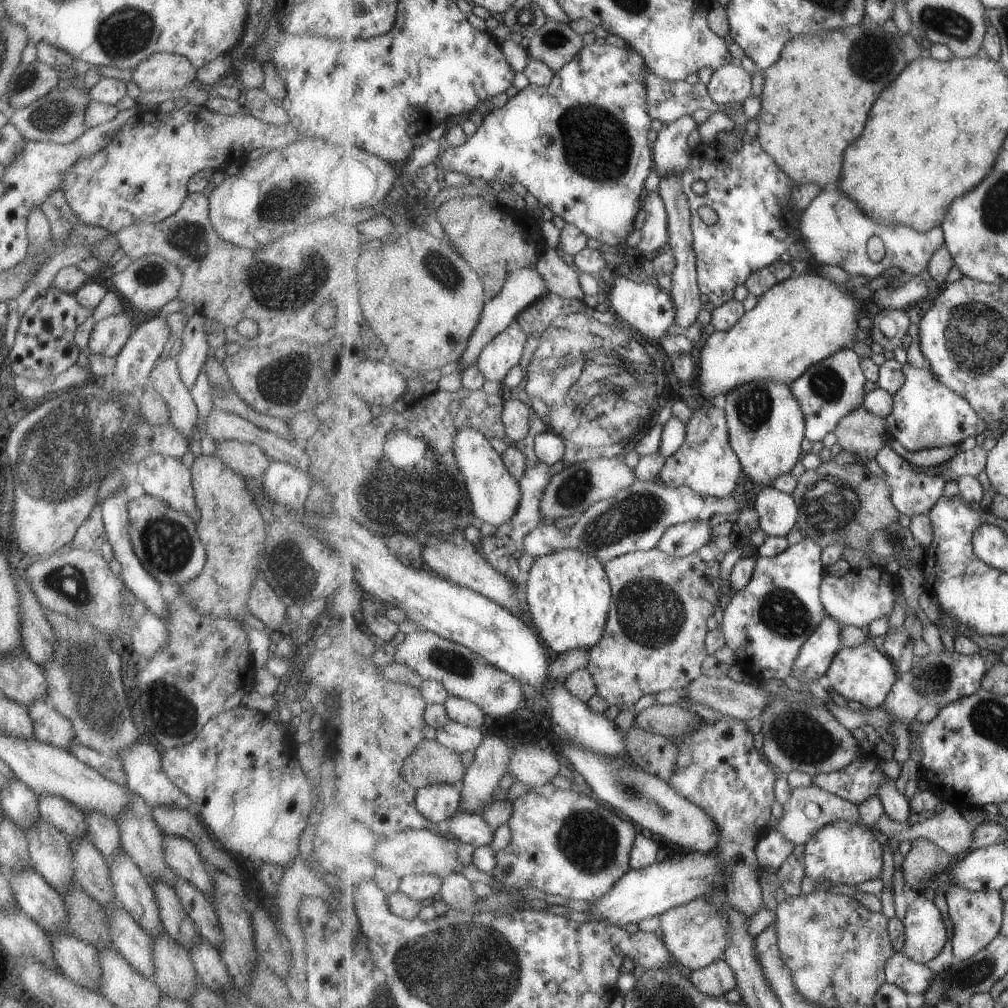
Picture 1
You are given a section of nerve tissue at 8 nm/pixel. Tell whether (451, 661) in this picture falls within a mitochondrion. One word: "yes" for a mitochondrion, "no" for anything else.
yes

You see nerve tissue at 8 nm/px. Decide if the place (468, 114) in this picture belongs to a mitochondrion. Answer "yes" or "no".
no

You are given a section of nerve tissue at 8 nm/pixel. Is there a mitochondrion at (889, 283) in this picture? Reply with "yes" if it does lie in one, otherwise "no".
no

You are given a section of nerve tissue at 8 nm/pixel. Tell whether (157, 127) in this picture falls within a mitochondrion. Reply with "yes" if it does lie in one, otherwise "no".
no

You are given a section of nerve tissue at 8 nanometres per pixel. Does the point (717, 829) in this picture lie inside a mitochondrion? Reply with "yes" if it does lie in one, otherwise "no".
no

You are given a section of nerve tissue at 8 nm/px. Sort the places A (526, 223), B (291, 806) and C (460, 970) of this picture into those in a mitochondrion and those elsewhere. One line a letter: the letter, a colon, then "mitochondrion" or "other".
A: other
B: other
C: mitochondrion

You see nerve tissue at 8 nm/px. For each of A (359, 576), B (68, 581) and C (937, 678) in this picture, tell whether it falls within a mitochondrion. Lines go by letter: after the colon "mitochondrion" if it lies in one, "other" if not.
A: other
B: mitochondrion
C: mitochondrion

